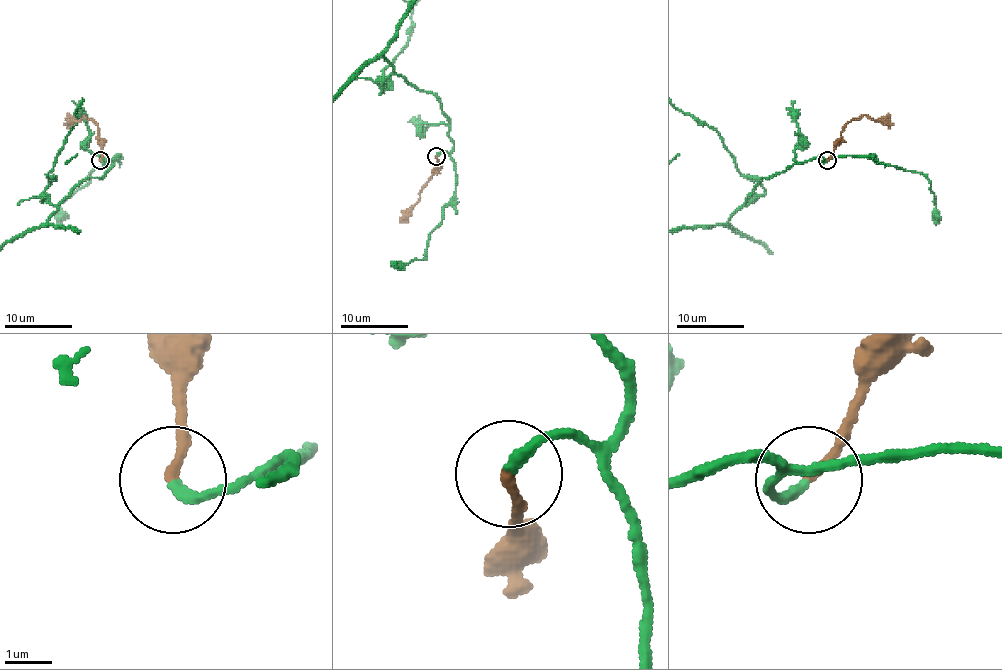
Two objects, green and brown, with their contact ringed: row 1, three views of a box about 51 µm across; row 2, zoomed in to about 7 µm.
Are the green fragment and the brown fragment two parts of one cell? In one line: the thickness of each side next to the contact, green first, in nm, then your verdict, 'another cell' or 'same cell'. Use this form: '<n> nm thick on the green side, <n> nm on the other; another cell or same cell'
220 nm thick on the green side, 190 nm on the other; same cell

